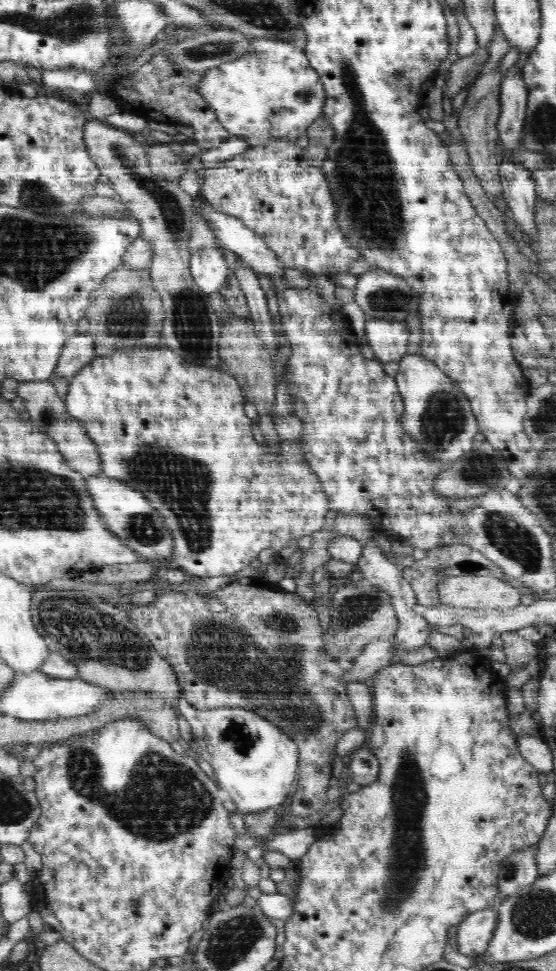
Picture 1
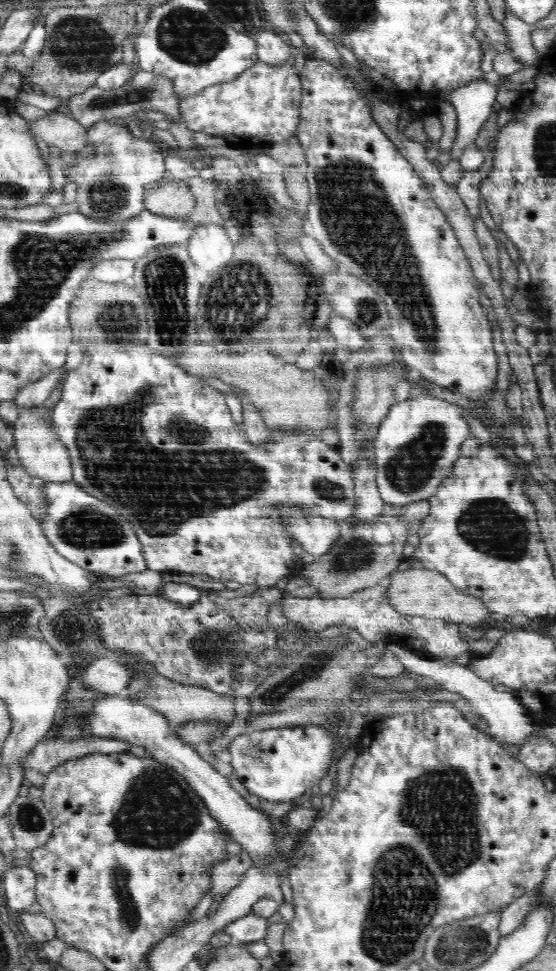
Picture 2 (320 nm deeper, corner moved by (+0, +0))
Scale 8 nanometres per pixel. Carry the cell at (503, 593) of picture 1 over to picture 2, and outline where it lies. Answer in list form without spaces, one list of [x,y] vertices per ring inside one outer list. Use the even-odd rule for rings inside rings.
[[[409,568],[396,571],[388,576],[389,584],[385,599],[406,616],[420,616],[447,620],[456,624],[467,624],[477,628],[478,624],[491,614],[481,600],[475,596],[462,594],[443,574],[426,569]]]

